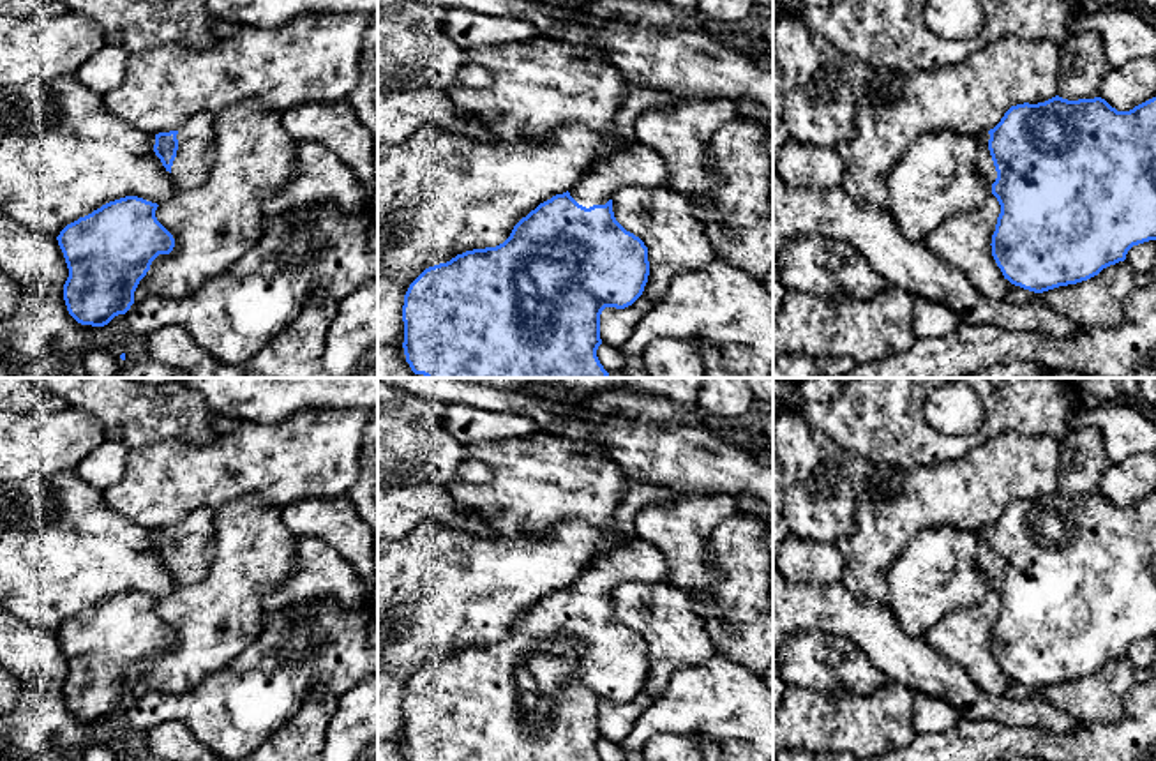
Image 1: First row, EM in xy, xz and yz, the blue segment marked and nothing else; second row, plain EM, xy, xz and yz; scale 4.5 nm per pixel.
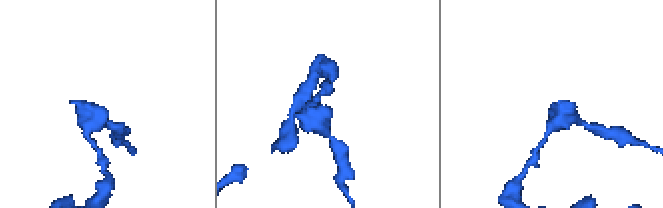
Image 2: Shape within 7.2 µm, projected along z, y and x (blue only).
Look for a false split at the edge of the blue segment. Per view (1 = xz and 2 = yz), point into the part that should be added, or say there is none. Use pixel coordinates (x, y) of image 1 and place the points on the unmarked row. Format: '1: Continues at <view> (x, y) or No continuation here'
1: Continues at xz (634, 562)
2: Continues at yz (985, 560)

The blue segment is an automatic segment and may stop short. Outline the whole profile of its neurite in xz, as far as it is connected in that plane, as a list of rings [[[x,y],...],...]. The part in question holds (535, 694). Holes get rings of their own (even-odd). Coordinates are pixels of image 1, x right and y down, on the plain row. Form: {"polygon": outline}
{"polygon": [[[639,539],[625,542],[621,547],[597,558],[570,586],[556,590],[540,599],[512,625],[510,632],[485,644],[473,644],[457,650],[447,659],[425,664],[408,683],[402,701],[404,717],[404,750],[409,761],[602,761],[597,745],[600,735],[600,710],[605,703],[625,704],[632,701],[644,687],[649,671],[648,643],[634,629],[627,627],[614,613],[612,590],[623,583],[662,583],[667,581],[667,560],[651,544]]]}

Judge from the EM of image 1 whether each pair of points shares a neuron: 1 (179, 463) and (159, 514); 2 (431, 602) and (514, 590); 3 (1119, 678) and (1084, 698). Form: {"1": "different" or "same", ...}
{"1": "same", "2": "same", "3": "same"}

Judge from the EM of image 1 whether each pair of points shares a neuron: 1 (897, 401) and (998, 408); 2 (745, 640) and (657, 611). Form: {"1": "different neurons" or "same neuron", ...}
{"1": "same neuron", "2": "different neurons"}

